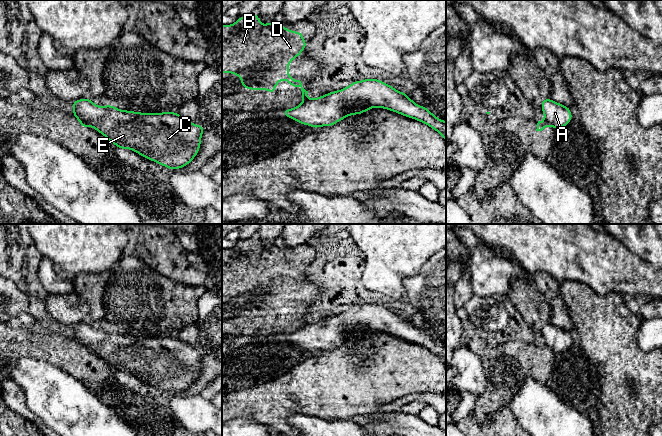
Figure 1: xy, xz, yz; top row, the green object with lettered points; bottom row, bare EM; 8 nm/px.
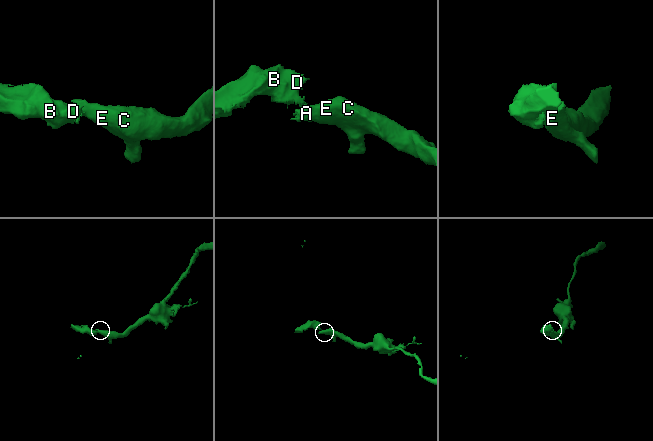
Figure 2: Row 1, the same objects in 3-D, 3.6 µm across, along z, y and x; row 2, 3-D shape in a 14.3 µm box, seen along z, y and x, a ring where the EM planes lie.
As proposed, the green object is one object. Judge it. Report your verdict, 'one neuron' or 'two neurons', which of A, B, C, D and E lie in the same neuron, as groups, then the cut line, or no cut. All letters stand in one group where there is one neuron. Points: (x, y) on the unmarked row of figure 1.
two neurons; groups A C E / B D; cut xy (74, 338), (89, 349)

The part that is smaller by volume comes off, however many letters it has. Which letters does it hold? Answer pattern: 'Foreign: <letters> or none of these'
Foreign: B, D

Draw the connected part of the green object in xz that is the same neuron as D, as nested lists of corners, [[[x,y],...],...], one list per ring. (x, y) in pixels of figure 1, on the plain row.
[[[254,236],[242,240],[231,249],[222,249],[222,297],[233,297],[241,302],[241,309],[249,314],[268,314],[275,318],[277,308],[285,303],[291,311],[300,312],[303,326],[310,324],[300,304],[289,300],[289,287],[307,271],[301,256],[286,254],[275,245],[260,248]]]

